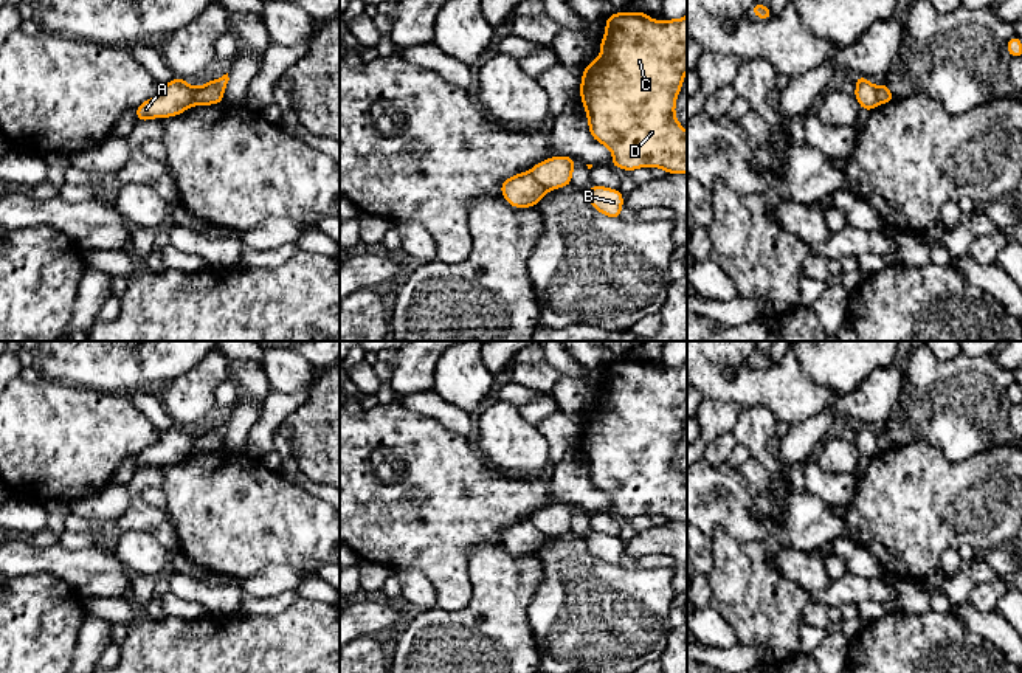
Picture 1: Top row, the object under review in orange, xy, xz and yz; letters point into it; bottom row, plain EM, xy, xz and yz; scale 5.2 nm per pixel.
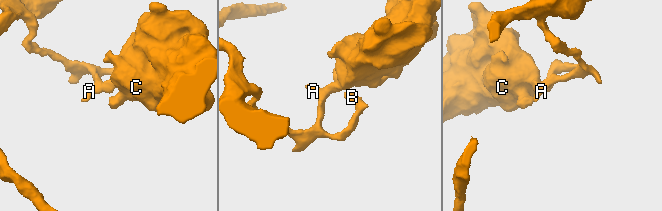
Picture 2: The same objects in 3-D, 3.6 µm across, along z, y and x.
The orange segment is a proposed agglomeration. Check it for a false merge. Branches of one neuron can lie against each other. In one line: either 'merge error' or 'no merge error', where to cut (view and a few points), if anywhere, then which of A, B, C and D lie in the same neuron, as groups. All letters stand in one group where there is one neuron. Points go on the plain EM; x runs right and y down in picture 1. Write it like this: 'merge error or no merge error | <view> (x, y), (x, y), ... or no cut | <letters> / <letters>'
merge error | xz (529, 518), (548, 537) | A B / C D

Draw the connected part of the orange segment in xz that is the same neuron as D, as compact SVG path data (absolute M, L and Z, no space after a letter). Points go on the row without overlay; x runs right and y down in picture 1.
M614 360L605 366L600 403L585 414L580 425L580 445L588 464L591 484L613 501L611 515L628 519L639 515L661 515L667 521L687 521L687 478L675 462L676 445L687 419L687 361L682 366L658 369L645 360Z

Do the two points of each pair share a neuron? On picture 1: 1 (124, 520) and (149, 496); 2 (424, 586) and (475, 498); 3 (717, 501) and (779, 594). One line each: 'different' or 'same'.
1: different
2: different
3: different

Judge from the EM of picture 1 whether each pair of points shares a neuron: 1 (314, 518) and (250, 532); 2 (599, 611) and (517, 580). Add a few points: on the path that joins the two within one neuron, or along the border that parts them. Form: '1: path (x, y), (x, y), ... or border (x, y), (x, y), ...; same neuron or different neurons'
1: path (298, 524), (265, 524); same neuron
2: border (537, 554), (542, 583), (529, 603), (529, 624); different neurons

